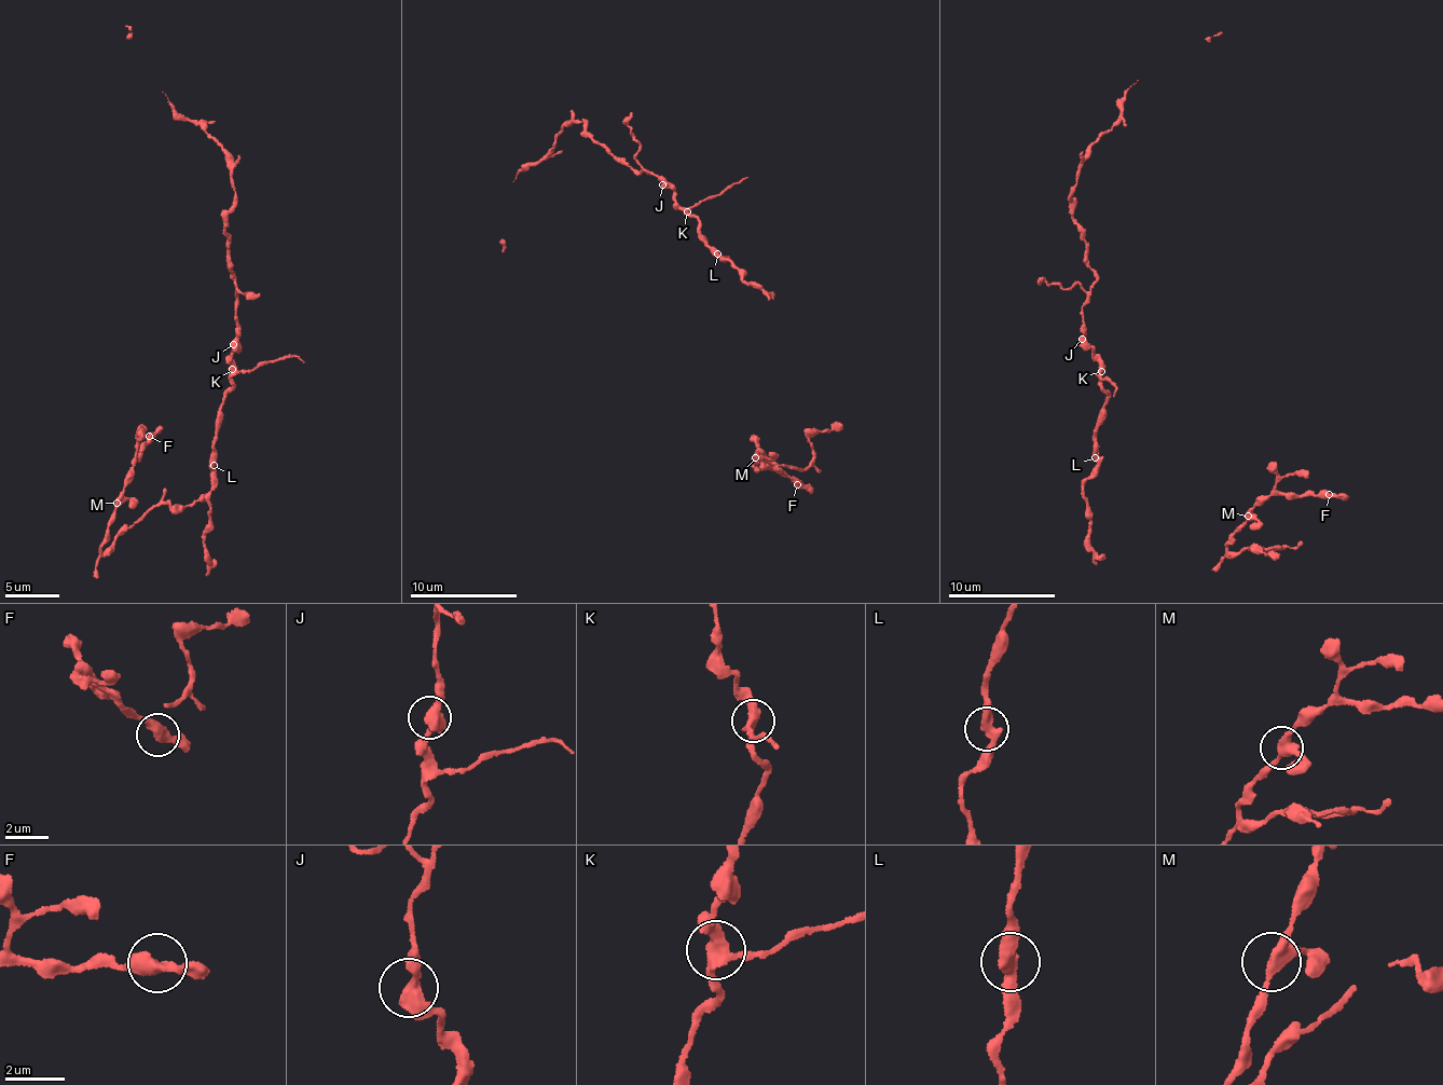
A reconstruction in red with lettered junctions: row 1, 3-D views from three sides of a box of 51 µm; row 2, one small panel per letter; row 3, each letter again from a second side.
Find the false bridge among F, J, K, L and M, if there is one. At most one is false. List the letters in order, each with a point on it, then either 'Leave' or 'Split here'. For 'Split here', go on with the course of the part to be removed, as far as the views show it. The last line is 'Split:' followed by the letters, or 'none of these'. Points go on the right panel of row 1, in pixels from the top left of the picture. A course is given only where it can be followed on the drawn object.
F: Place: (1329, 494). Leave
J: Place: (1082, 339). Leave
K: Place: (1101, 371). Split here. Course of the part to remove: (1101, 370), (1101, 379), (1116, 386), (1113, 396)
L: Place: (1095, 457). Leave
M: Place: (1248, 516). Leave
Split: K

